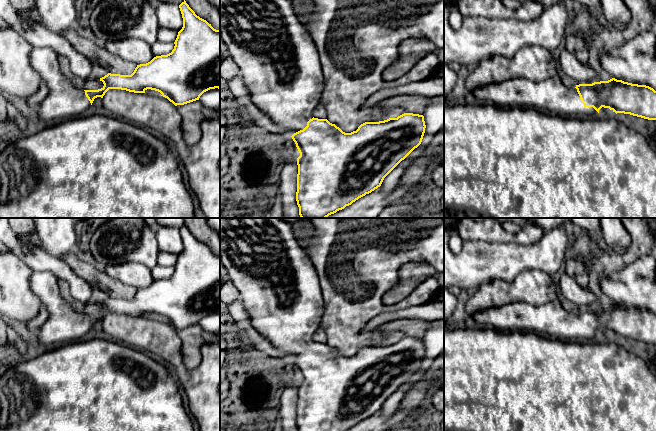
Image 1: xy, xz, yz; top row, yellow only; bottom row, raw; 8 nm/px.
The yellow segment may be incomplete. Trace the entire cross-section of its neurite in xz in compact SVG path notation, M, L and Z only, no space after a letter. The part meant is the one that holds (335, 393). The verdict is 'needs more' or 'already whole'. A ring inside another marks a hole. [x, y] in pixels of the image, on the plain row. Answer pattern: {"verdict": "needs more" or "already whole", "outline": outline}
{"verdict": "needs more", "outline": "M220 218L220 259L229 281L238 289L251 326L291 360L300 377L297 382L298 431L346 431L381 410L384 402L415 372L425 357L424 340L404 337L397 342L365 346L356 355L343 356L327 343L312 340L320 328L323 297L316 269L294 238L291 223L280 218Z"}

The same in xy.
{"verdict": "needs more", "outline": "M185 224L179 232L183 251L172 276L137 289L131 299L108 297L100 302L104 310L98 314L76 311L60 294L53 273L33 271L29 277L31 290L50 314L35 339L44 348L81 341L94 323L103 322L109 313L134 317L155 314L175 330L199 324L210 313L220 313L220 254L197 240Z"}

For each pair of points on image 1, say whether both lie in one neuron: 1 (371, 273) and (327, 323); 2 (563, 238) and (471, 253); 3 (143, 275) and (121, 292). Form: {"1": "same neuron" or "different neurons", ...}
{"1": "same neuron", "2": "same neuron", "3": "different neurons"}

